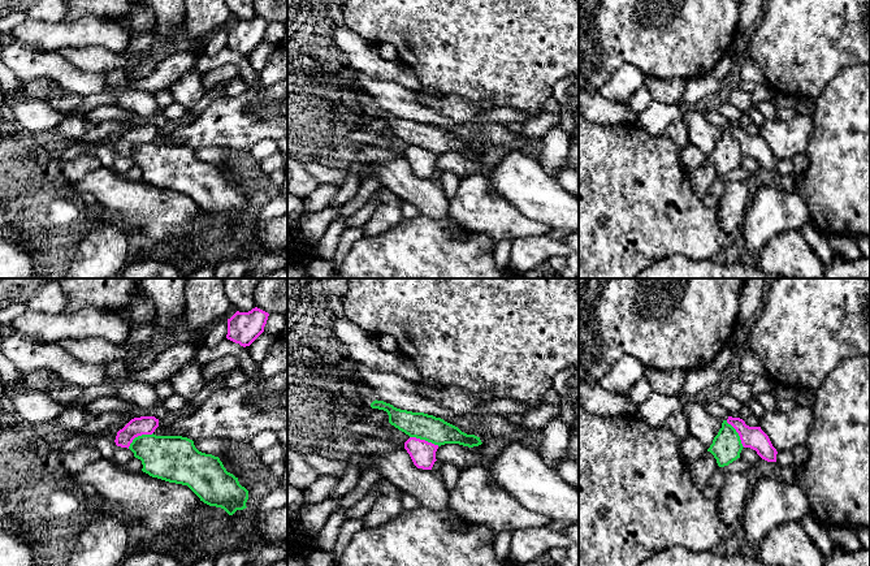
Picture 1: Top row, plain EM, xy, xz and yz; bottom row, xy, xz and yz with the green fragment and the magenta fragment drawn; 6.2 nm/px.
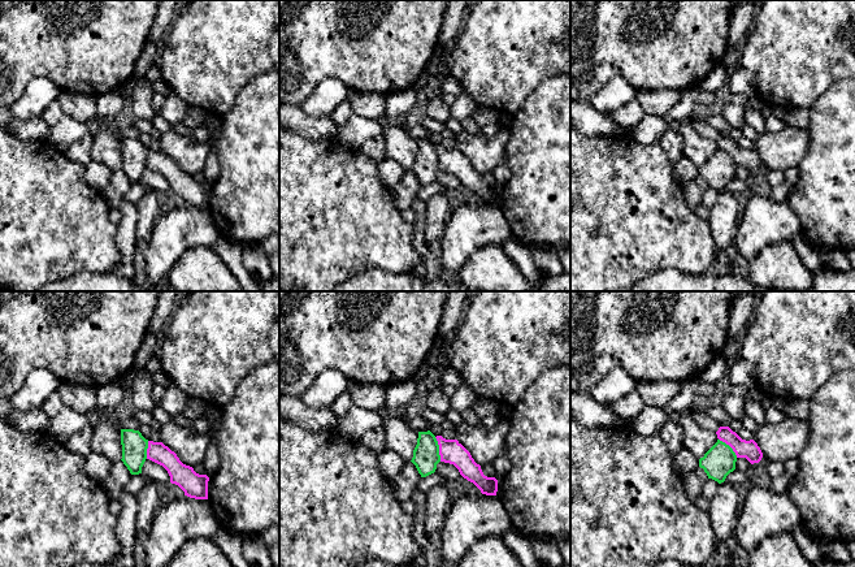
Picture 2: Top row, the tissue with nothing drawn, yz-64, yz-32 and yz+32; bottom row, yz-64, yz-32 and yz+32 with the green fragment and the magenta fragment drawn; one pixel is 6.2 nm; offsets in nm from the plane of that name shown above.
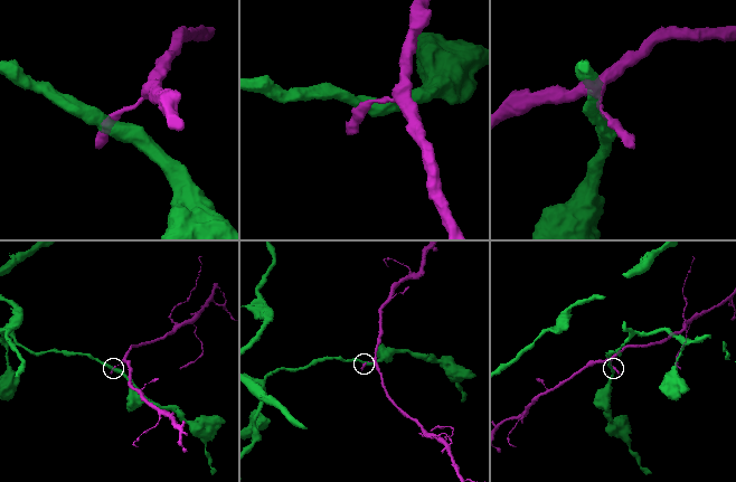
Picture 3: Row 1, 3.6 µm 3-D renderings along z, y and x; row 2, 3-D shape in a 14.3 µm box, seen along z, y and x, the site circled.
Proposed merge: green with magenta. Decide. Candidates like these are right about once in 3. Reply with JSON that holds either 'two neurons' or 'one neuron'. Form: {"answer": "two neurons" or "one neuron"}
{"answer": "two neurons"}

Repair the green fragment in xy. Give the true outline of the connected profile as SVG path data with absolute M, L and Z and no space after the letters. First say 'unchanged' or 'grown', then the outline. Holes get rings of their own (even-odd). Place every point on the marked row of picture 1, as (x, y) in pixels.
unchanged | M142 435L129 449L142 461L142 471L152 478L187 485L204 504L224 509L229 515L246 509L248 491L233 474L228 472L218 457L199 451L194 441L182 436Z

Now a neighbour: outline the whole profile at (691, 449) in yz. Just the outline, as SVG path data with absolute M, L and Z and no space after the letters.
M688 436L679 442L681 458L687 465L693 465L704 457L707 449L696 437Z

